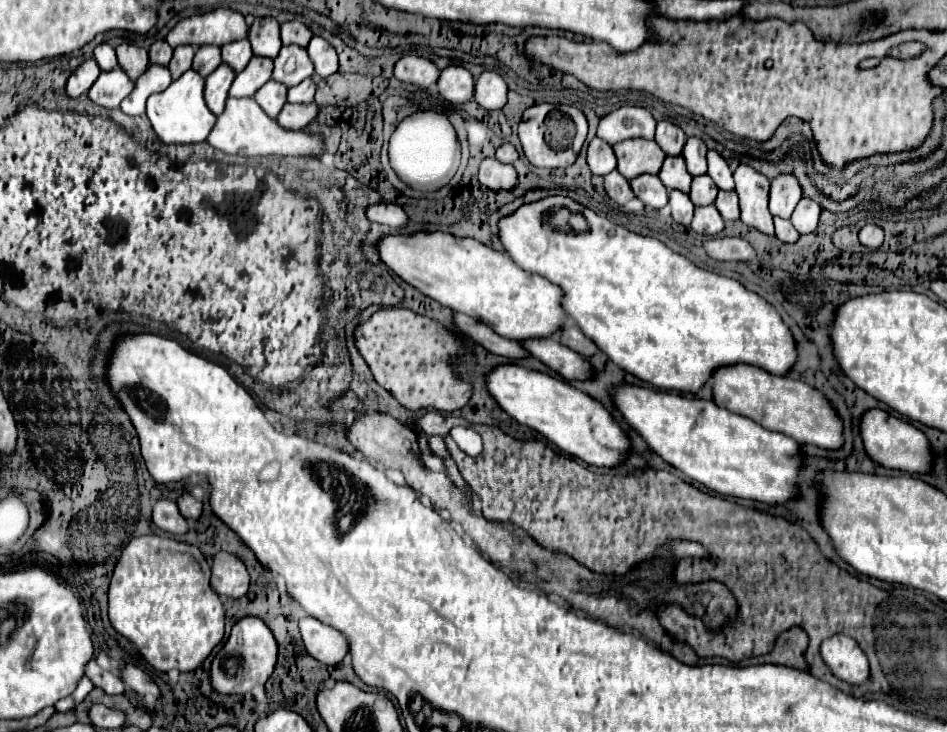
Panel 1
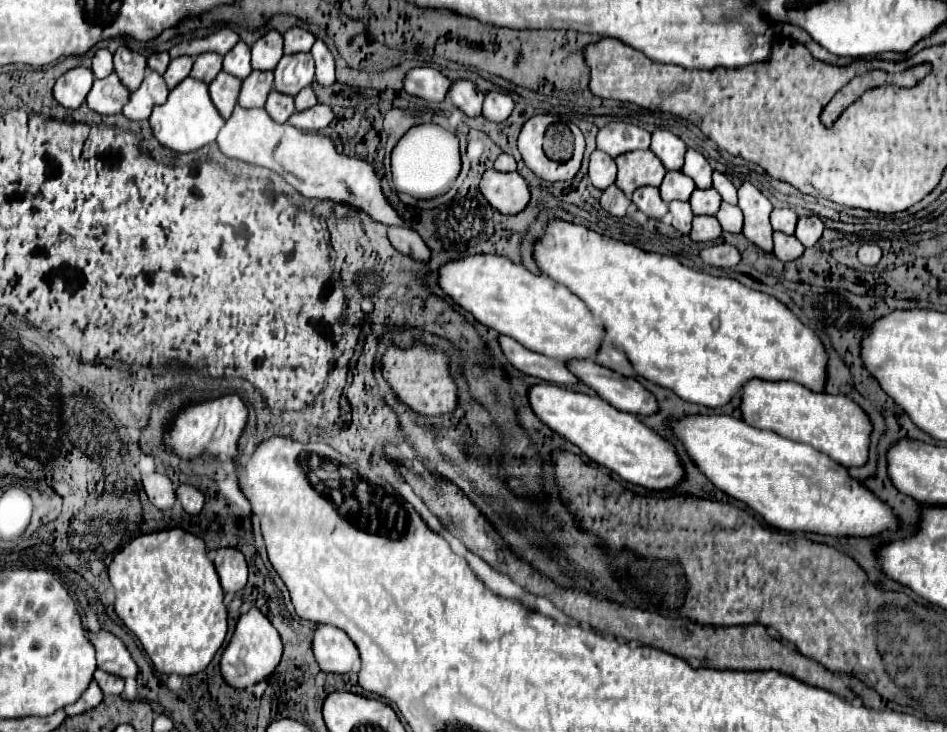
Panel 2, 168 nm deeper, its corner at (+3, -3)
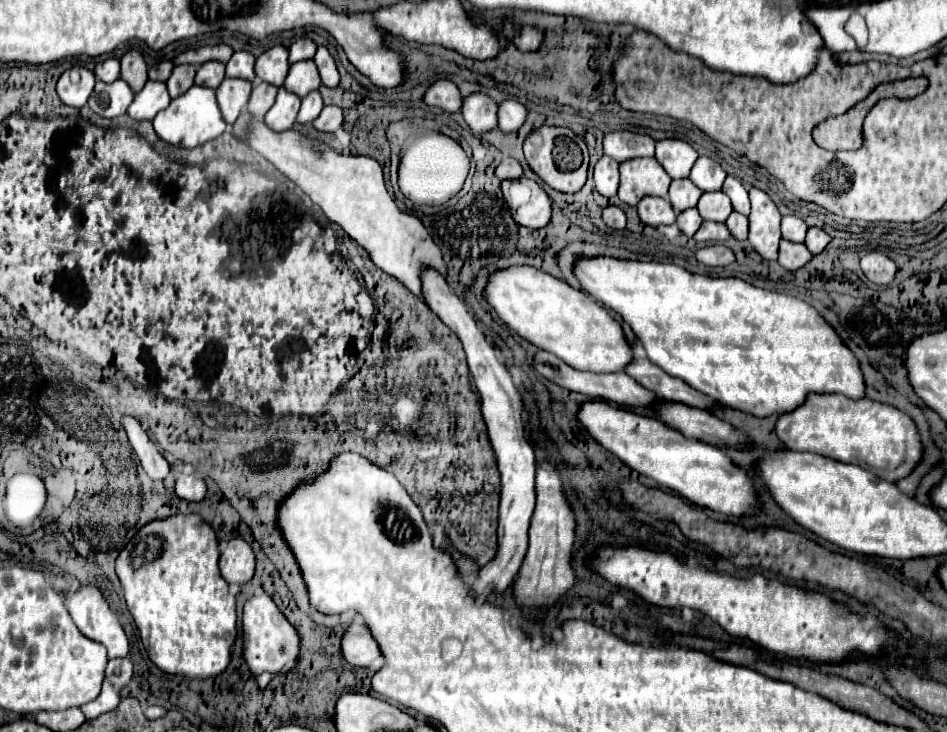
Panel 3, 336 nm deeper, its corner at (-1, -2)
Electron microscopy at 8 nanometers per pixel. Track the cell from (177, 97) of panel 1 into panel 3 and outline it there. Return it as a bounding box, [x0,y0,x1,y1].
[153,86,227,148]

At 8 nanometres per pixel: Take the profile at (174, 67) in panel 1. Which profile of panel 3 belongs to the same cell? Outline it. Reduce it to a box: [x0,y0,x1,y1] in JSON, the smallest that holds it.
[167,64,195,98]

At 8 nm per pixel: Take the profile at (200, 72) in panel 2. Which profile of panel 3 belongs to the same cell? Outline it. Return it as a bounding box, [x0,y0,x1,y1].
[195,62,225,88]

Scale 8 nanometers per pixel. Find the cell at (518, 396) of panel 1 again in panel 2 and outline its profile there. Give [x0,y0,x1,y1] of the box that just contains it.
[529,383,685,491]

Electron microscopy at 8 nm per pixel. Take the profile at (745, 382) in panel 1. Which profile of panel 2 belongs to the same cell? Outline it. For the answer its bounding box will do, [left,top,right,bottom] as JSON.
[741,379,873,467]

